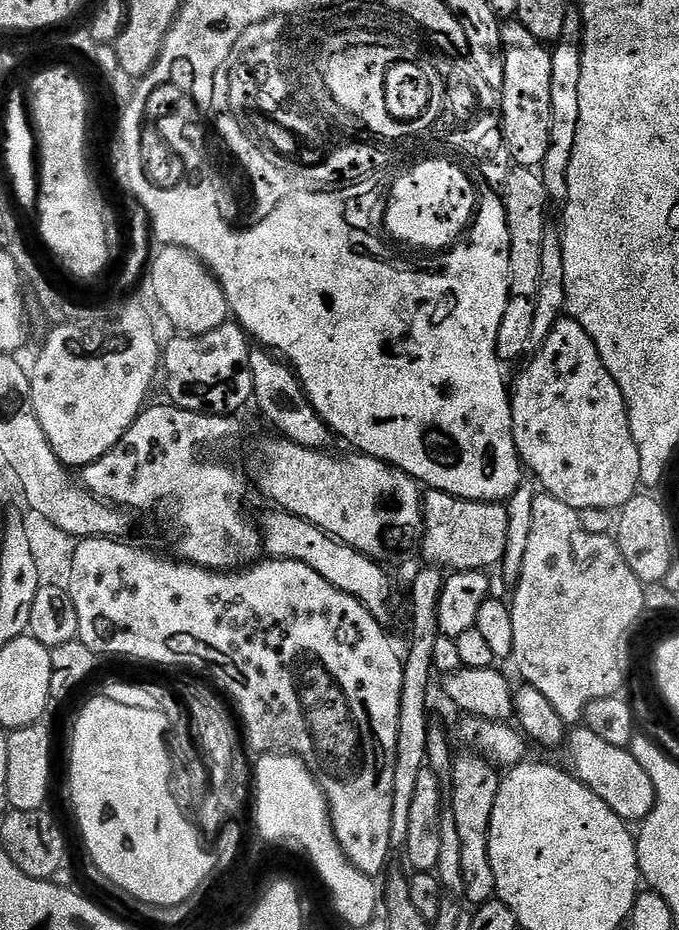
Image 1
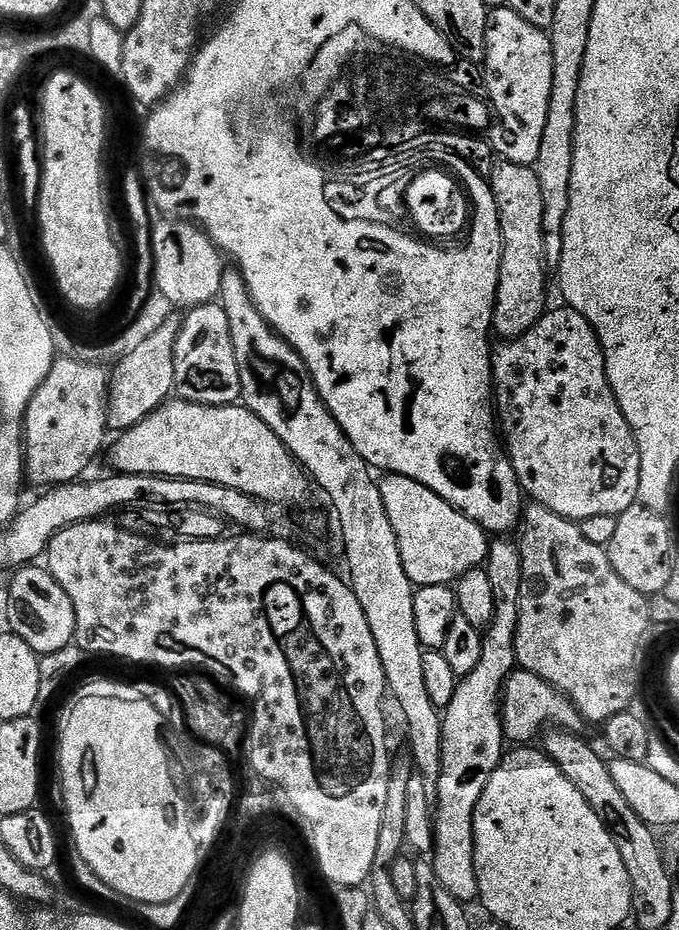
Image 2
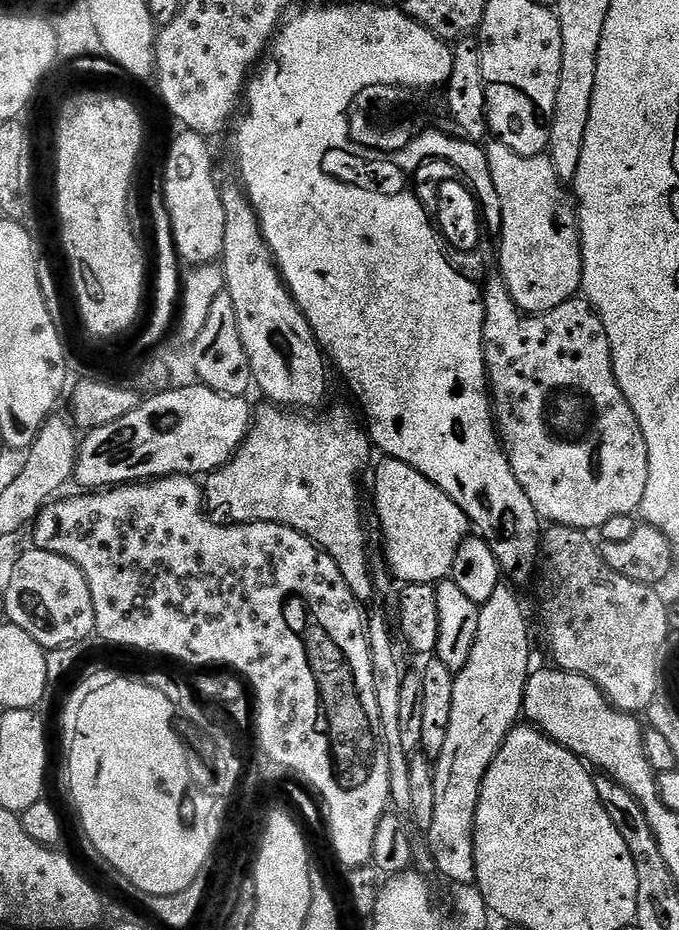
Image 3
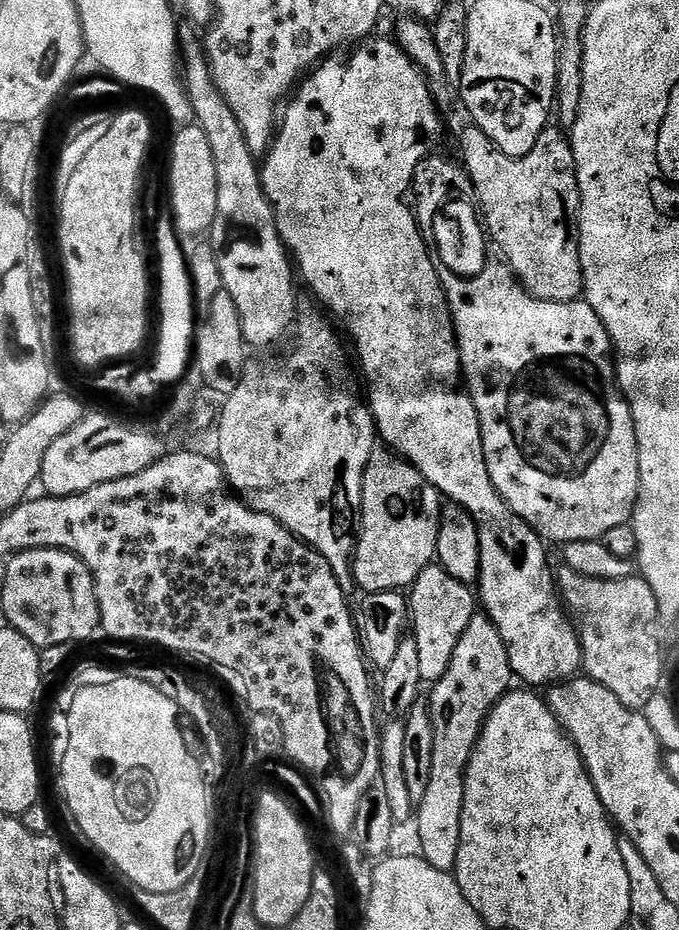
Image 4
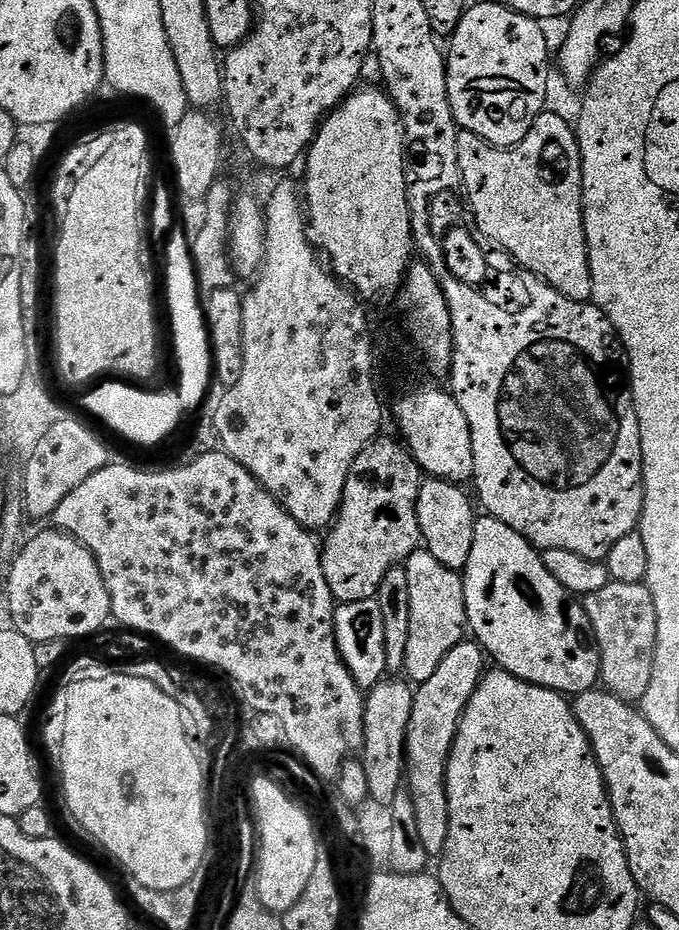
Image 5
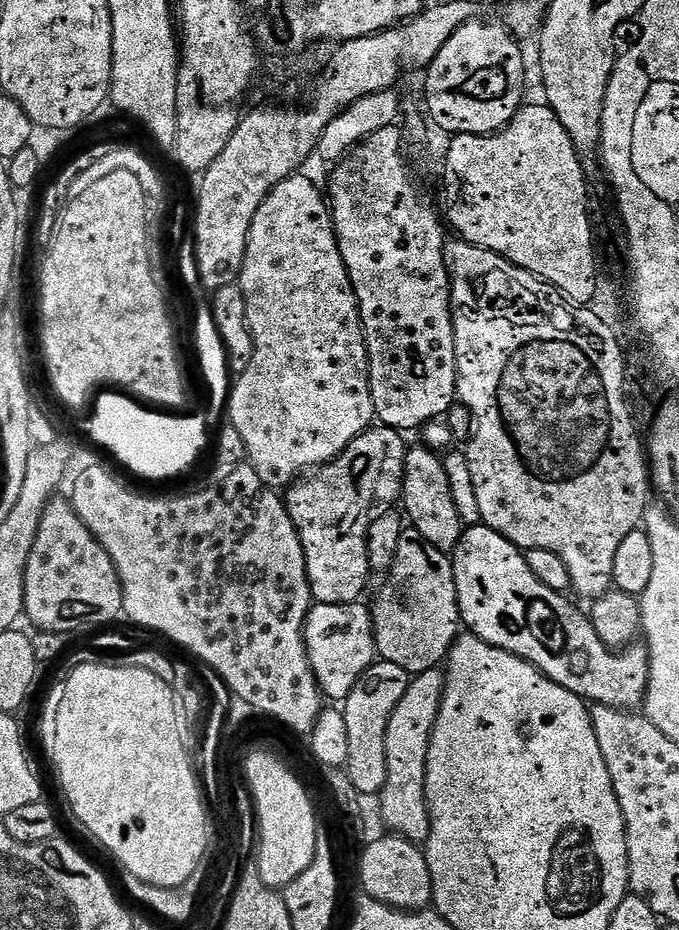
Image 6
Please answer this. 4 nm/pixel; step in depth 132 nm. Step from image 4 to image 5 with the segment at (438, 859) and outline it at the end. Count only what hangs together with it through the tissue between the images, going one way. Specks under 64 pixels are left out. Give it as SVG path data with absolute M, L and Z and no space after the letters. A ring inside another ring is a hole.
M465 638L458 646L454 646L442 658L442 666L430 674L430 678L419 681L412 697L412 709L410 710L410 724L404 742L404 755L406 757L406 788L412 794L414 806L414 818L418 822L418 835L422 837L422 846L426 846L429 857L439 857L443 852L448 833L448 803L446 802L446 790L444 789L444 775L448 765L448 756L452 753L452 743L456 737L456 728L460 725L460 719L472 691L485 671L486 653L475 639Z

